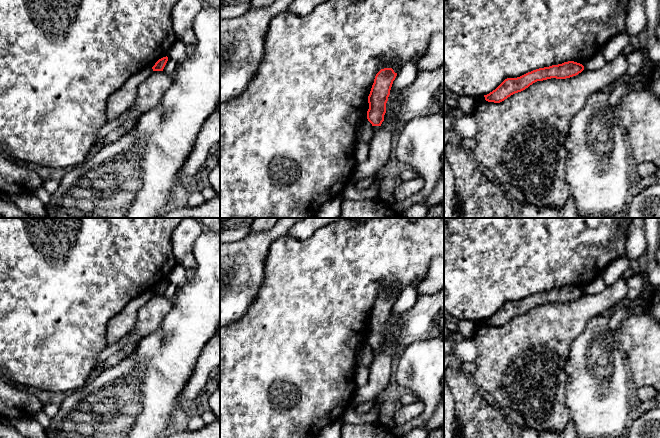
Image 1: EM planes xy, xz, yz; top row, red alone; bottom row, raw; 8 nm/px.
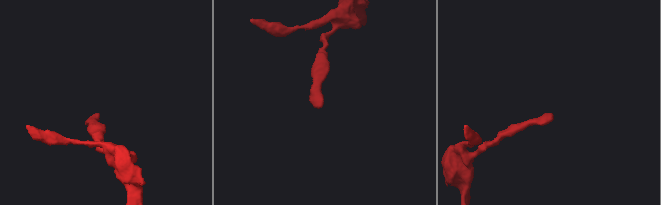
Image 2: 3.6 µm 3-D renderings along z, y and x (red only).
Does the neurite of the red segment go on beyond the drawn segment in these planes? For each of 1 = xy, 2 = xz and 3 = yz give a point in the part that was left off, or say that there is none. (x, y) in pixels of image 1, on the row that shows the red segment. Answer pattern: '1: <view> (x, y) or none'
1: none
2: none
3: none

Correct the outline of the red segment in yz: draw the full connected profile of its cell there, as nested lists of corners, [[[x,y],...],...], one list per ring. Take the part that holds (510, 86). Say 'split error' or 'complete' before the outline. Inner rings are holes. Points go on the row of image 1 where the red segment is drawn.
complete; [[[574,61],[539,68],[517,78],[505,79],[495,90],[484,95],[488,102],[500,103],[511,95],[521,92],[537,81],[551,78],[566,79],[578,75],[584,66]]]

